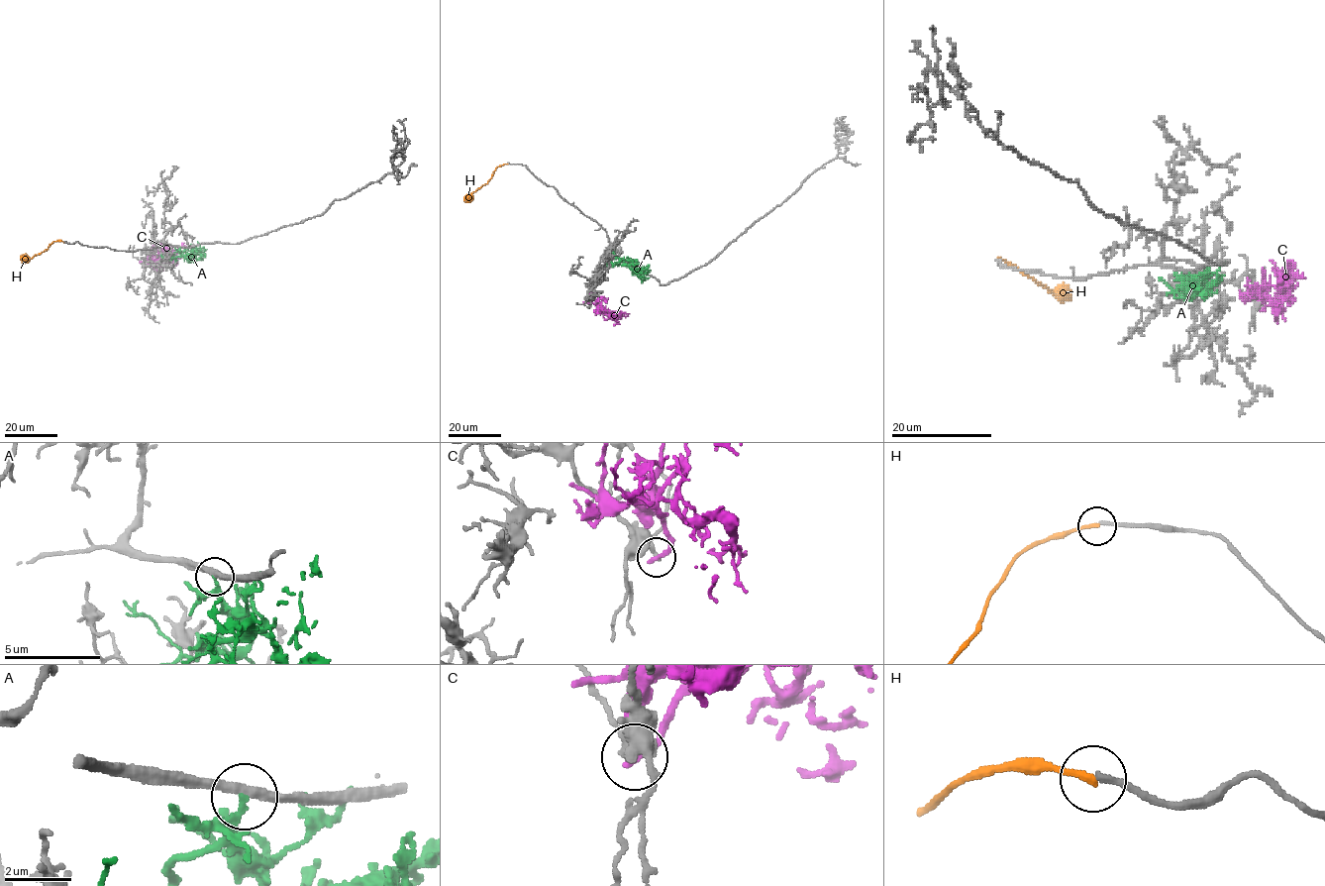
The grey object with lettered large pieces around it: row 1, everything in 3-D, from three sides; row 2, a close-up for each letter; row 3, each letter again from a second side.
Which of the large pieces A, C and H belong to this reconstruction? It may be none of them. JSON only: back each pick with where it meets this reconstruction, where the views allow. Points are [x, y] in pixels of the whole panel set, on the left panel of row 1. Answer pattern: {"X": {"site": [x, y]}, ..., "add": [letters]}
{"add": []}

